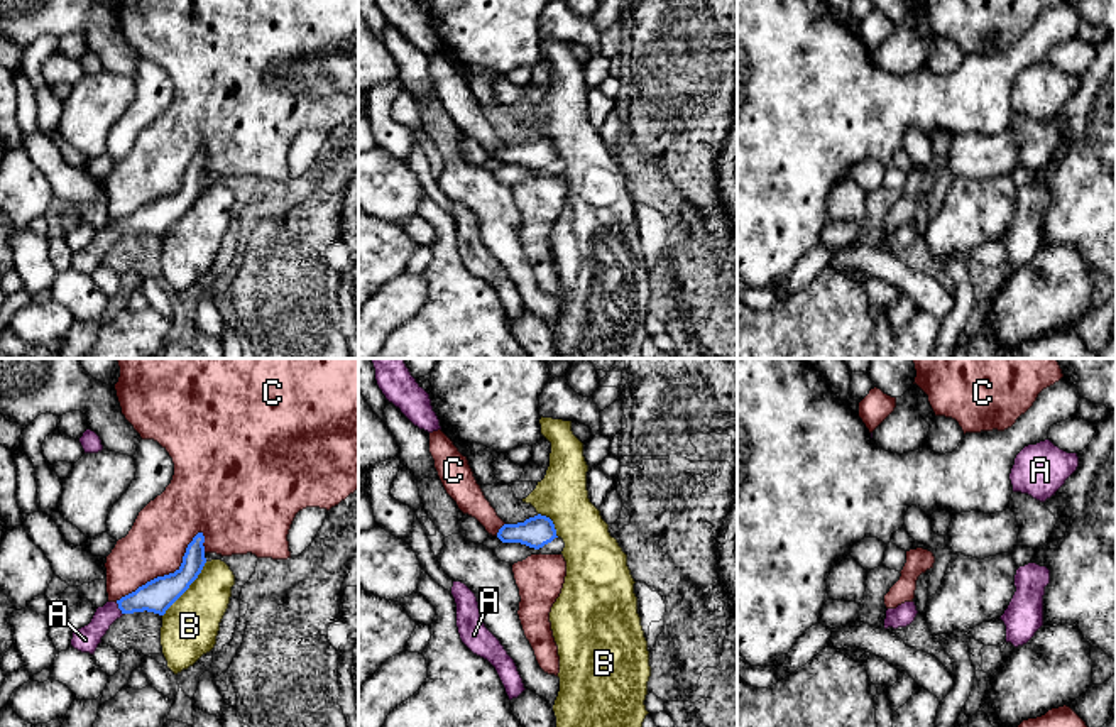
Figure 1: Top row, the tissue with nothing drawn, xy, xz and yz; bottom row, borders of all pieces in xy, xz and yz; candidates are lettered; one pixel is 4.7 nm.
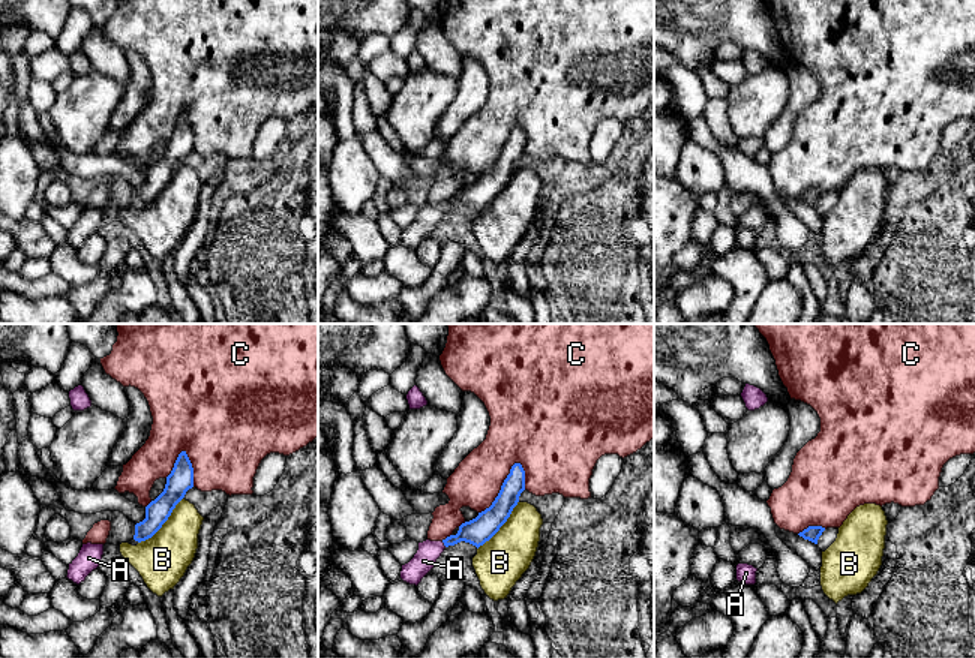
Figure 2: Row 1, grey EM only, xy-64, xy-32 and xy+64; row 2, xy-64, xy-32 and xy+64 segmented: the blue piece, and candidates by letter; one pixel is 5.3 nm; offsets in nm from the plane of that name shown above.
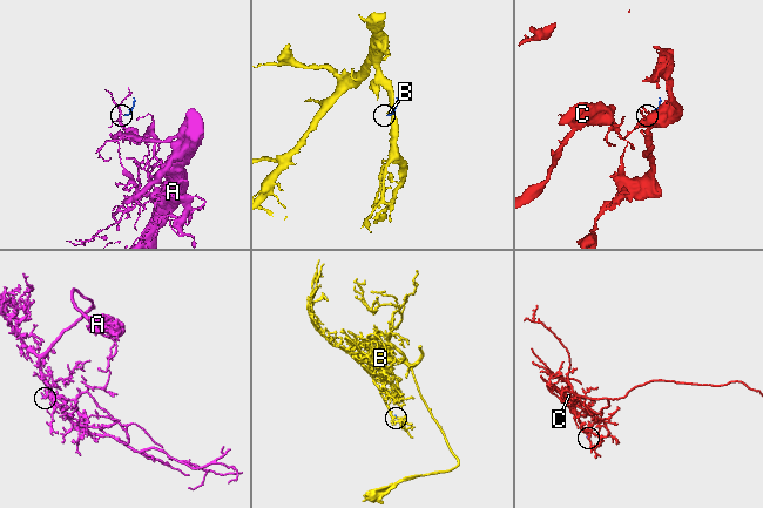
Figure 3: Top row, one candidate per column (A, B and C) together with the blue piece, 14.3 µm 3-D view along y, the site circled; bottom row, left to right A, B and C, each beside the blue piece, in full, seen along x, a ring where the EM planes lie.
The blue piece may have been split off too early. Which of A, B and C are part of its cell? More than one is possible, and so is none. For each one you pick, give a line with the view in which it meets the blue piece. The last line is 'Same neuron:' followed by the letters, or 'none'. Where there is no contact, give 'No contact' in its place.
A: Touches blue in xy
Same neuron: A

